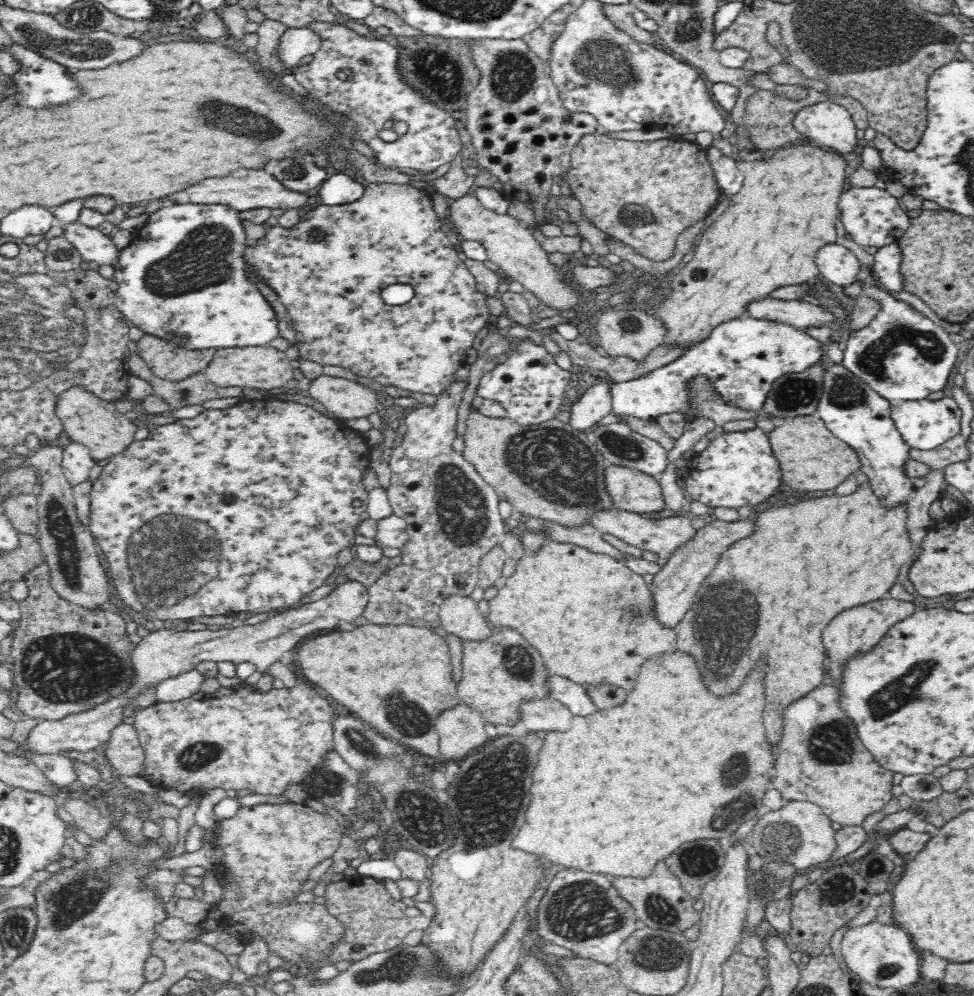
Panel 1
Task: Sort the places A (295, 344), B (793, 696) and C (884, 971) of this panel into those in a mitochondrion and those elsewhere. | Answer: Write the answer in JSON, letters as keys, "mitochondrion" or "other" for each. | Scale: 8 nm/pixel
{"A":"other","B":"other","C":"mitochondrion"}

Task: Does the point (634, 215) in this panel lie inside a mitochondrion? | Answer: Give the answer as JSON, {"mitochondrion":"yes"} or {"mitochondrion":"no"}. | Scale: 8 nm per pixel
{"mitochondrion":"yes"}

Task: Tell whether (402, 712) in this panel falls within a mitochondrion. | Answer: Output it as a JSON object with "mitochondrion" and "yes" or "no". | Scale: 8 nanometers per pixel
{"mitochondrion":"yes"}

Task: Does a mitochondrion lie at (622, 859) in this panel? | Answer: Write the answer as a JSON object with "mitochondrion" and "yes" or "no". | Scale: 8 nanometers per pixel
{"mitochondrion":"no"}

